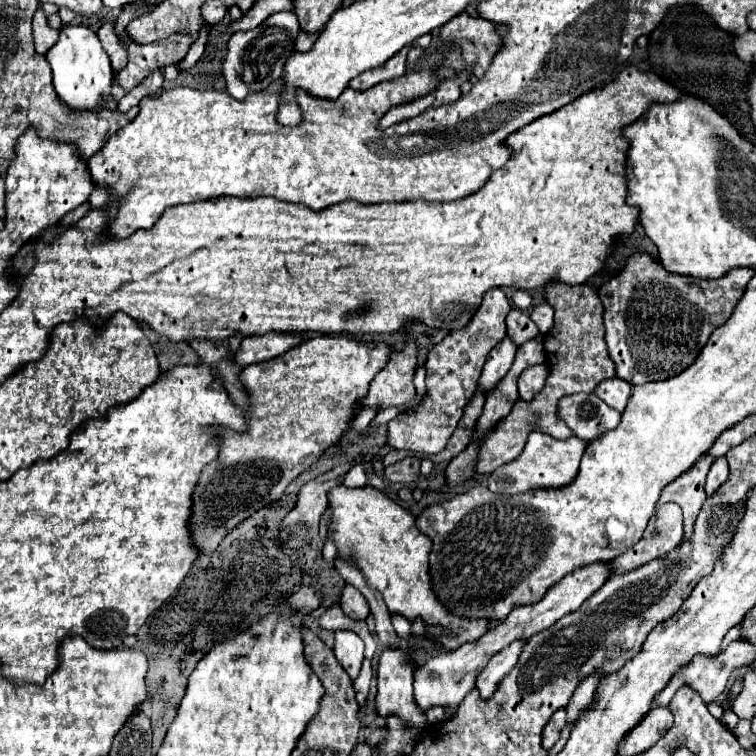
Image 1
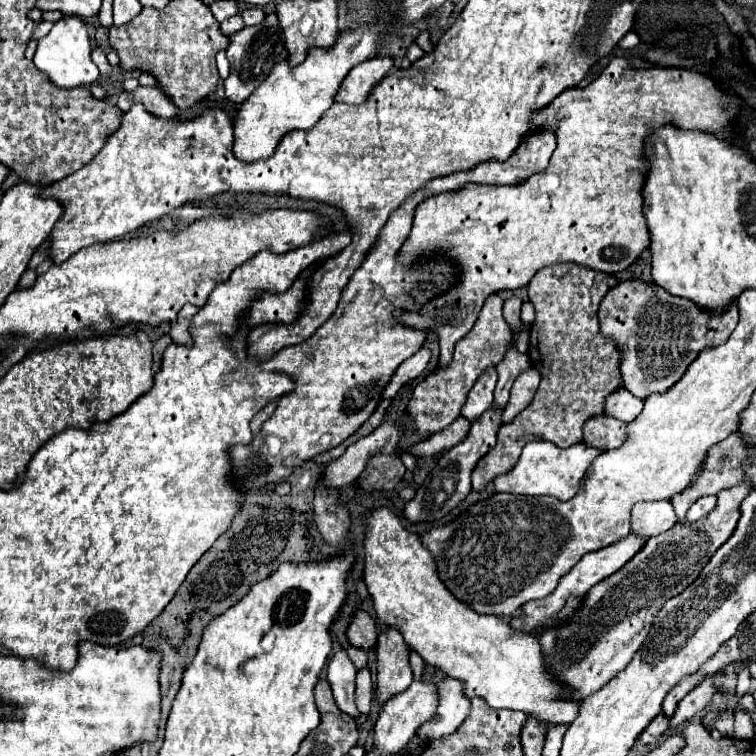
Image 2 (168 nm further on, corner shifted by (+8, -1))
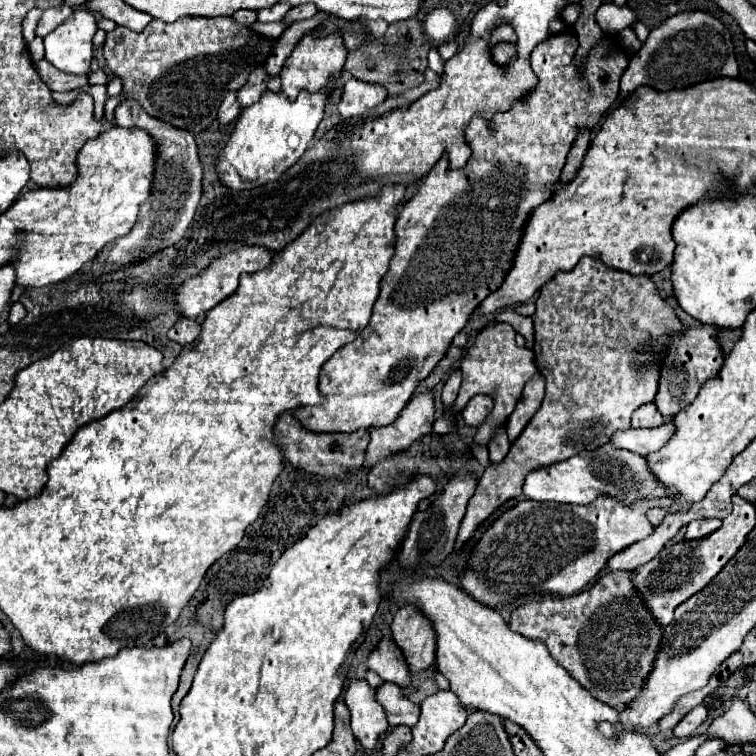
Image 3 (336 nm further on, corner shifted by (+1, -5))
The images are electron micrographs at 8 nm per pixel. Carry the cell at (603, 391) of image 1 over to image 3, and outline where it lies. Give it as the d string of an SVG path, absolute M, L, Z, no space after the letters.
M644 404L632 414L634 428L656 428L660 424L664 424L664 418L654 404Z

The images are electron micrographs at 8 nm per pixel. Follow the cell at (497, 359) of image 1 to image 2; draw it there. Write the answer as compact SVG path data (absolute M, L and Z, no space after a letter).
M487 368L487 372L483 372L483 376L479 376L479 380L475 382L475 388L471 388L469 398L467 398L465 406L461 408L461 416L465 416L467 420L473 422L493 404L495 380L497 380L495 368Z

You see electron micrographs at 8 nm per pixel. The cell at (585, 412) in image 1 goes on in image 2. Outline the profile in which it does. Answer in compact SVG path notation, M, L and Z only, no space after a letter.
M607 414L593 416L583 426L583 442L599 450L611 450L623 444L625 440L625 422L619 422Z

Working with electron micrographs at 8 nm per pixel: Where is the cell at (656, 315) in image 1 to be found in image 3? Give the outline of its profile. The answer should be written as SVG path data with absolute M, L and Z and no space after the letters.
M702 324L698 328L686 328L686 332L682 336L674 336L672 352L668 354L668 358L662 364L660 388L658 388L658 396L656 396L656 406L666 420L670 420L676 412L682 412L682 408L688 408L688 404L692 404L696 400L702 384L720 372L720 368L724 364L724 356L718 346L716 334L718 334L716 326Z

